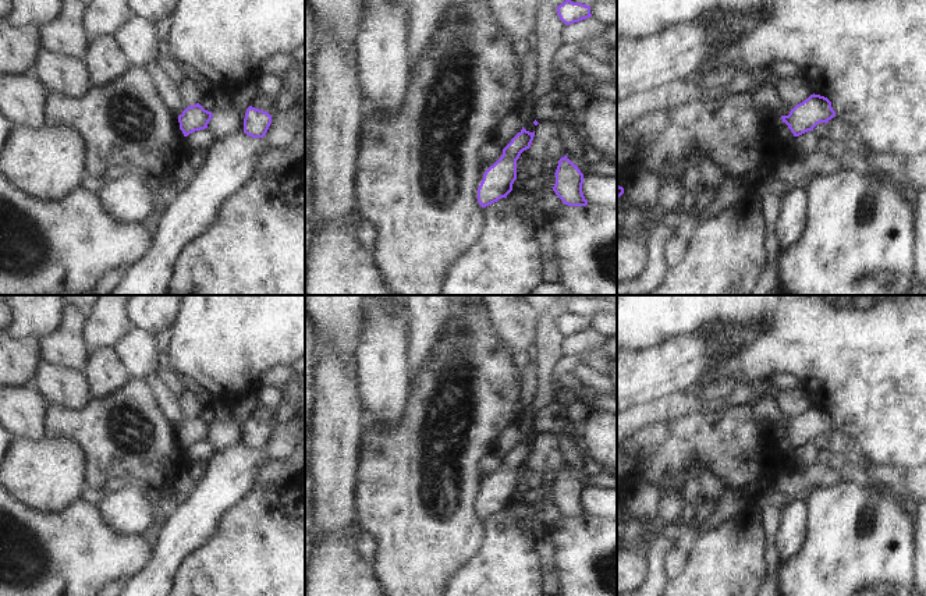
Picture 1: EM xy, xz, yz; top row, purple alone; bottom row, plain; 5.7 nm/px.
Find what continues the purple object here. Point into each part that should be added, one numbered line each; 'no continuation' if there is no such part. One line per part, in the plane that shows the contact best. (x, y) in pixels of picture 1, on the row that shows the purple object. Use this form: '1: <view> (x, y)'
no continuation

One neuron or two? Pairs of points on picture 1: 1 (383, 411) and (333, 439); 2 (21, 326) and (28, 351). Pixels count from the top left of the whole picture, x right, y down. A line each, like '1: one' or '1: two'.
1: two
2: two

